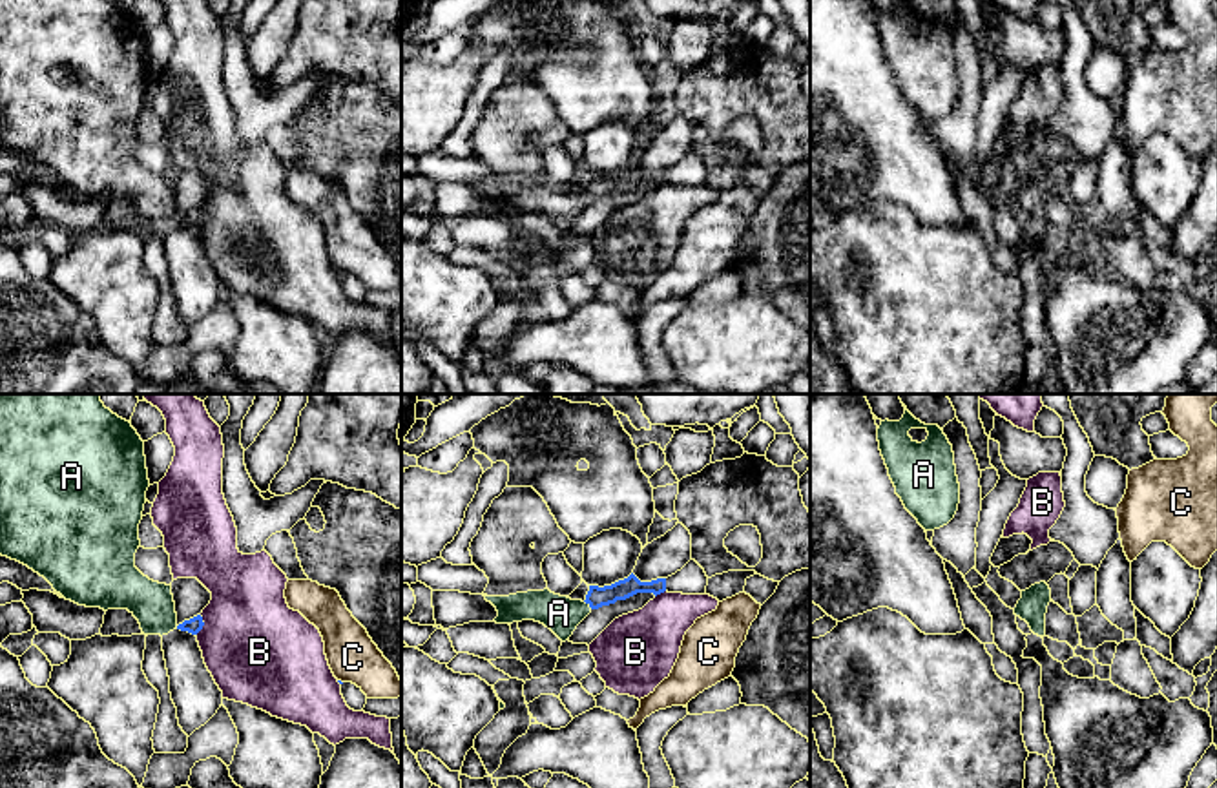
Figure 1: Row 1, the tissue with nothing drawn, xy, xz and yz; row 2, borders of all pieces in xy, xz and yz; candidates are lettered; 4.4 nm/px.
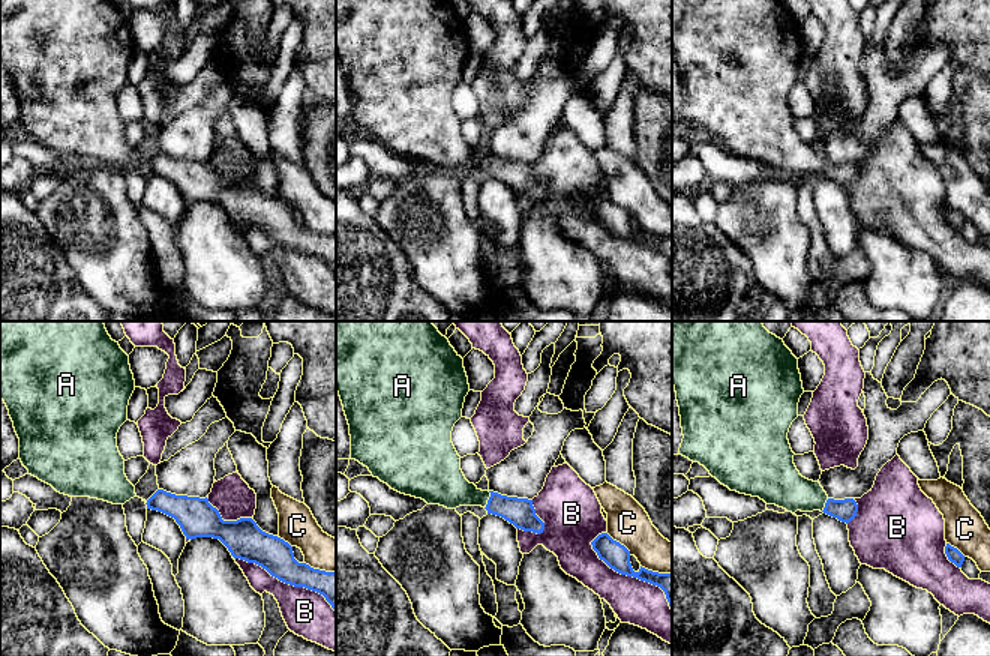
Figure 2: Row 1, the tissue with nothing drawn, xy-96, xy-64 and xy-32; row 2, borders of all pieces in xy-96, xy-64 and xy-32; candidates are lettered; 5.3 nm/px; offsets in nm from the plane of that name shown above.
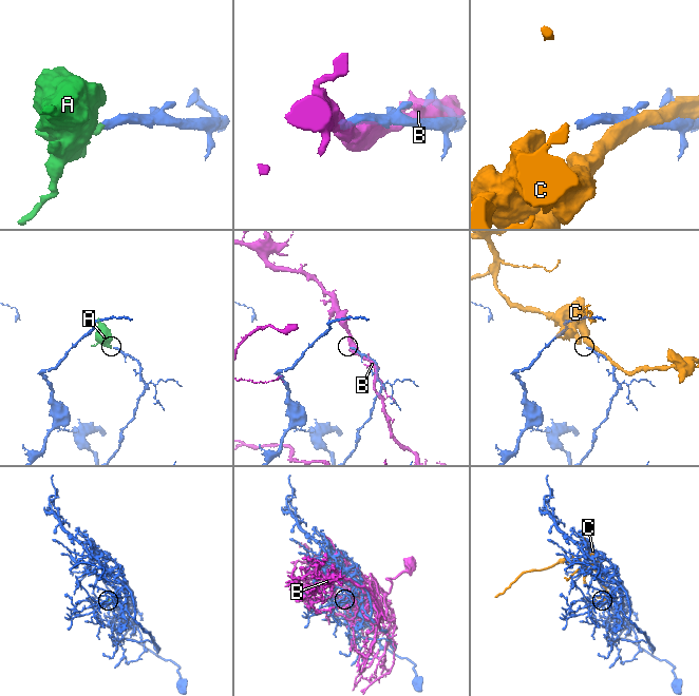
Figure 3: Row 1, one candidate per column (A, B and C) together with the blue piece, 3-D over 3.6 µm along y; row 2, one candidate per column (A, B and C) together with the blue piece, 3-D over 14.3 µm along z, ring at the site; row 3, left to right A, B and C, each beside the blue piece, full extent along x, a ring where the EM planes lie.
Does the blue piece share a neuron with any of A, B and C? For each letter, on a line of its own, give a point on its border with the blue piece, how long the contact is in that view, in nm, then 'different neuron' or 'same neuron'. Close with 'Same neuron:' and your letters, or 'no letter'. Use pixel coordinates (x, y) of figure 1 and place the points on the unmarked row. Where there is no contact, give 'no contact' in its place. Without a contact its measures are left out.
A: xz (588, 194) | 50 nm | same neuron
B: xy (203, 216) | 100 nm | different neuron
C: xy (340, 272) | 30 nm | different neuron
Same neuron: A

